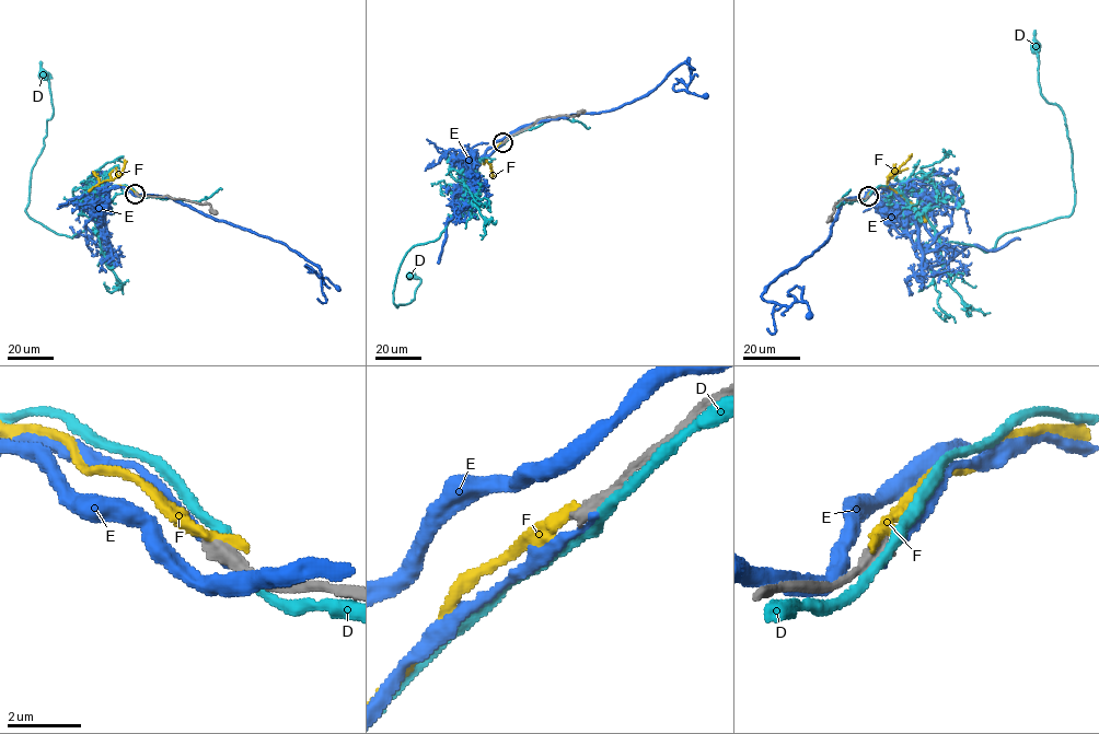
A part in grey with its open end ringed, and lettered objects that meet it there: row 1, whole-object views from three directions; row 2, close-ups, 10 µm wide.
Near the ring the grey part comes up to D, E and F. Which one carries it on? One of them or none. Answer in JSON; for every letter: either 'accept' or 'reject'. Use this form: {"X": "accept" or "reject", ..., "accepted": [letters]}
{"D": "reject", "E": "reject", "F": "reject", "accepted": []}

